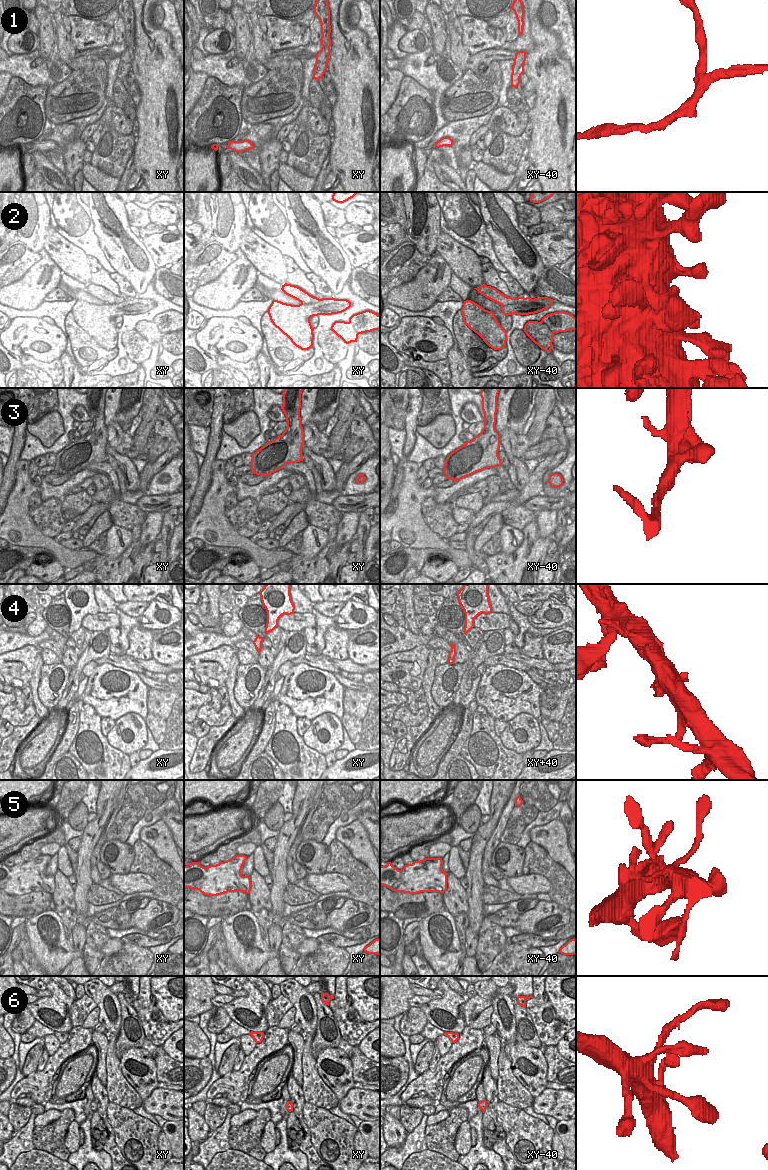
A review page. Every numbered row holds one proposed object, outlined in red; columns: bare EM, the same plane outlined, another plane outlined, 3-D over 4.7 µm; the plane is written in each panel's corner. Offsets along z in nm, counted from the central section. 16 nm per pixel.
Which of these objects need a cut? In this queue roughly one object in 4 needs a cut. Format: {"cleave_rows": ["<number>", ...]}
{"cleave_rows": ["1"]}

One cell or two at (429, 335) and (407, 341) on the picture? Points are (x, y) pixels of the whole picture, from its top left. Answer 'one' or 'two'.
one

